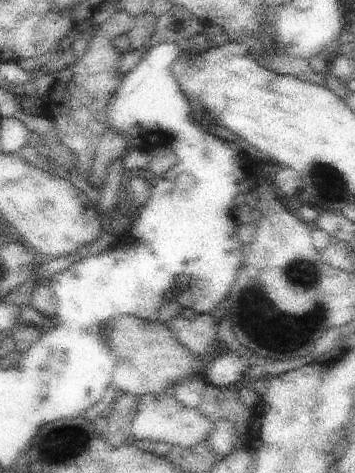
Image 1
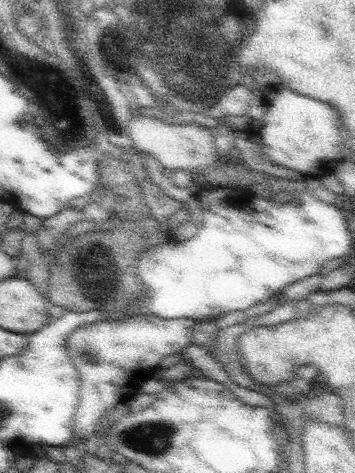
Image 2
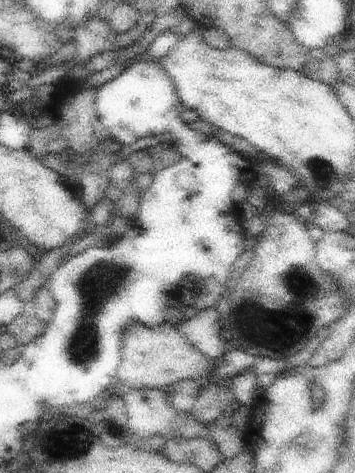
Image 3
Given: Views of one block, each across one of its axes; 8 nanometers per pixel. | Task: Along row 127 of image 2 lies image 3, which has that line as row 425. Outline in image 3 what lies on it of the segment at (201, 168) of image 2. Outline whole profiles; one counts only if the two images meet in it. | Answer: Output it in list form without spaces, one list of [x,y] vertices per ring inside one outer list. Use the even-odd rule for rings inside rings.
[[[119,384],[115,388],[115,394],[123,400],[125,414],[129,420],[129,432],[135,434],[137,438],[149,438],[153,434],[161,434],[163,438],[167,436],[183,436],[183,438],[193,438],[193,436],[205,436],[205,426],[197,424],[191,414],[177,414],[169,406],[169,392],[167,390],[155,390],[155,388],[131,388],[125,384]]]

